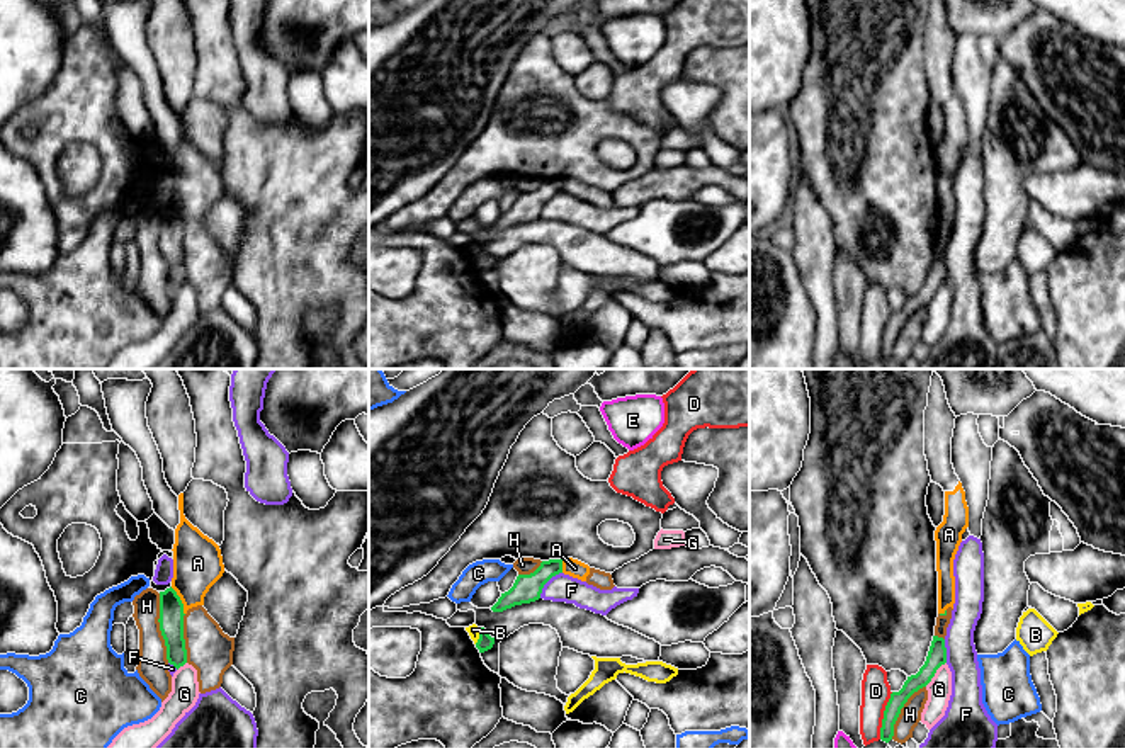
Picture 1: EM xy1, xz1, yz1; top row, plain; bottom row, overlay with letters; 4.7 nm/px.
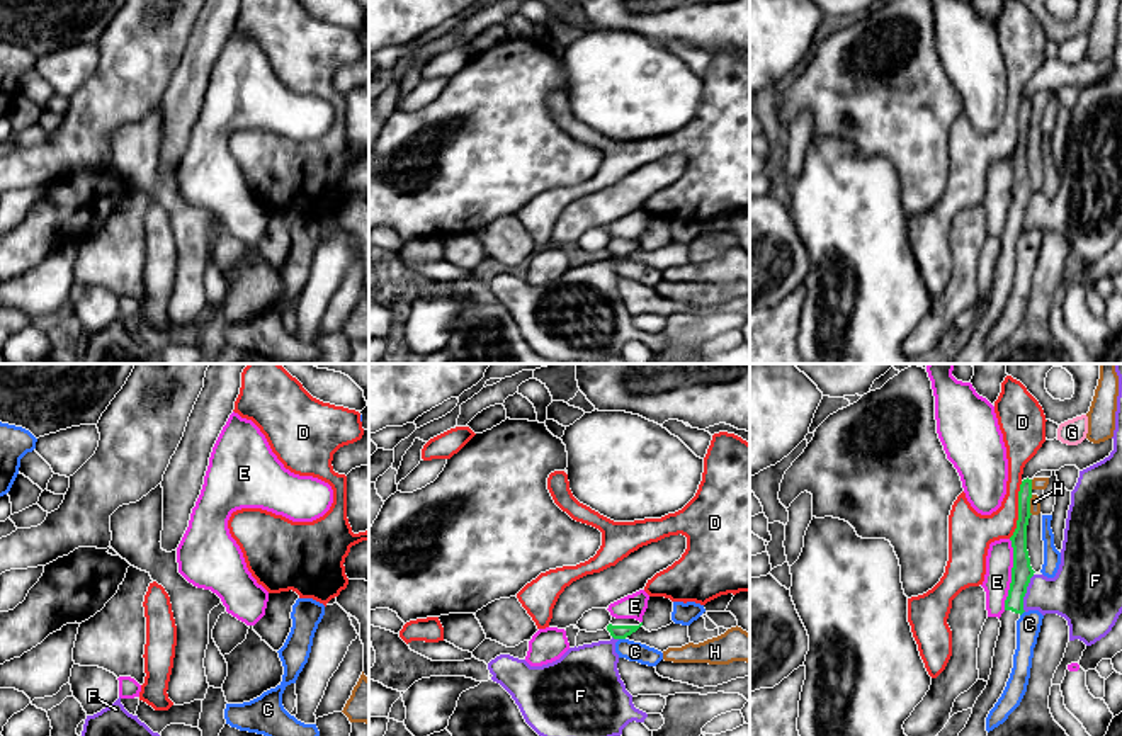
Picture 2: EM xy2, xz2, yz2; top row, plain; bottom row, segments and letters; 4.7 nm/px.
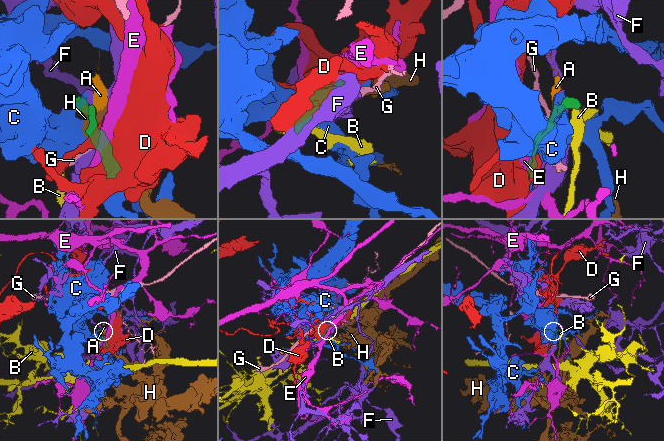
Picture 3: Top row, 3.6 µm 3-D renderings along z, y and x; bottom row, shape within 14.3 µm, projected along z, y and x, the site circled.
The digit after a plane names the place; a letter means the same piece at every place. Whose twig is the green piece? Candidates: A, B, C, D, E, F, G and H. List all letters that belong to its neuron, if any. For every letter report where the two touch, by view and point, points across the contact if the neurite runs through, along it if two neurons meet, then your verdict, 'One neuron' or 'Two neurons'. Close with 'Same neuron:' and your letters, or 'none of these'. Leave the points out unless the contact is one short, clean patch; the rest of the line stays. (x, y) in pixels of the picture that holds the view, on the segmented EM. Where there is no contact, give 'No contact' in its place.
A: Touches green at xy1 (180, 600). Boundary: xy1 (170, 587), (179, 597), (184, 614). Two neurons
B: Touches green at xz1 (480, 636). Boundary: xz1 (480, 628), (480, 638), (474, 643). Two neurons
C: Touches green at xz2 (623, 638). Two neurons
D: Touches green at yz2 (1019, 510). Two neurons
E: Touches green at yz2 (1012, 575). Boundary: yz2 (1010, 539), (1012, 582), (1003, 609). Two neurons
F: Touches green at yz2 (1025, 592). Two neurons
G: Touches green at yz1 (935, 672). Boundary: yz1 (945, 662), (925, 685). Two neurons
H: Touches green at xy1 (160, 628). Two neurons
Same neuron: none of these

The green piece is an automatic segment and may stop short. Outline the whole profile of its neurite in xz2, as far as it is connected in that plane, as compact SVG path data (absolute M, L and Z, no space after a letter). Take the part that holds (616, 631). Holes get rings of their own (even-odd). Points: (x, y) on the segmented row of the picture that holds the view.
M612 617L610 624L607 626L607 631L614 639L626 639L632 632L636 632L643 622L636 619L615 619Z

